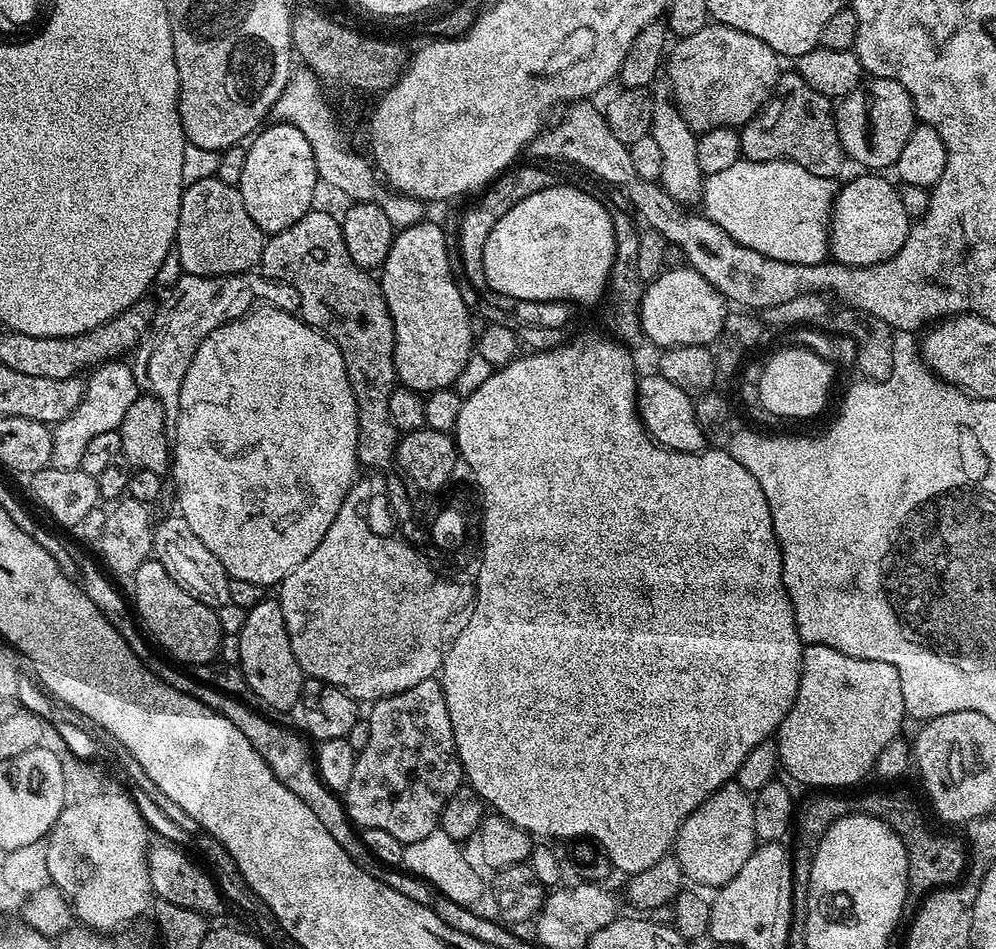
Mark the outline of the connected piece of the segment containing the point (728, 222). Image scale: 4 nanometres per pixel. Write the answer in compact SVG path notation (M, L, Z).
M742 158L703 181L702 212L722 226L734 242L750 246L766 258L823 264L830 256L828 229L838 191L836 183L833 177L810 174L789 160L754 162Z

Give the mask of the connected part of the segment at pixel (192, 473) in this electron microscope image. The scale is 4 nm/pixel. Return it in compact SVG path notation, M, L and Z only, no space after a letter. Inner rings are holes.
M256 306L251 310L229 319L227 324L218 326L198 346L194 358L190 362L190 370L186 370L186 378L180 387L180 409L174 418L174 443L170 476L176 479L176 500L180 503L178 515L194 530L194 535L206 545L206 550L222 562L231 578L242 578L242 582L258 582L265 586L279 585L291 572L298 570L318 542L326 538L326 530L330 530L330 522L338 518L338 510L342 510L342 502L353 491L358 469L356 447L360 441L358 426L358 410L356 395L350 386L350 378L346 370L346 362L338 350L338 346L324 333L311 328L299 315L283 312L281 308Z

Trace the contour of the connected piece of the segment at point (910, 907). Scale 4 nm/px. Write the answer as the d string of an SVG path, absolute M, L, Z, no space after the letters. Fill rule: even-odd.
M876 790L876 817L882 822L886 822L894 830L894 834L898 834L898 838L902 838L902 846L906 846L908 851L909 898L904 903L905 913L915 913L922 903L921 898L955 885L952 883L960 875L965 875L966 848L964 856L963 846L954 837L943 836L942 833L935 832L928 825L923 810L912 801L910 793Z

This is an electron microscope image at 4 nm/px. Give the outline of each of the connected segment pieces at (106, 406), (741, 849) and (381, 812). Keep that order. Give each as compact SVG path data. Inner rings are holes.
M117 358L101 364L87 377L82 402L74 406L74 410L66 418L62 418L52 428L52 463L53 468L78 468L82 458L82 450L98 434L106 434L119 429L122 418L126 418L126 410L134 406L134 402L142 394L136 383L136 372L123 359Z
M735 782L722 785L715 794L706 798L684 820L674 841L674 855L679 864L728 864L743 857L756 847L754 834L753 797Z
M436 678L418 682L418 686L410 686L410 690L375 701L371 708L372 713L366 716L370 739L366 742L366 750L357 755L350 786L342 793L344 811L357 829L387 830L393 838L398 838L398 842L413 844L437 831L446 798L462 787L464 780L454 730L450 726L450 710L446 710L444 687Z

